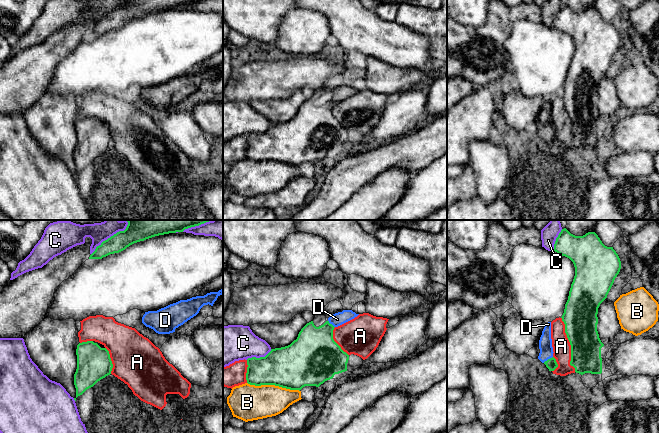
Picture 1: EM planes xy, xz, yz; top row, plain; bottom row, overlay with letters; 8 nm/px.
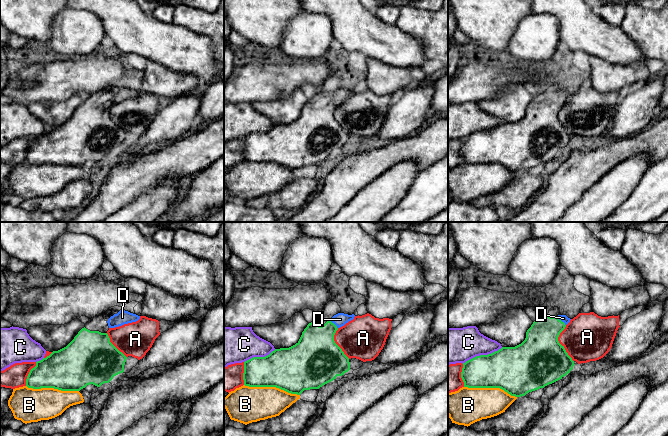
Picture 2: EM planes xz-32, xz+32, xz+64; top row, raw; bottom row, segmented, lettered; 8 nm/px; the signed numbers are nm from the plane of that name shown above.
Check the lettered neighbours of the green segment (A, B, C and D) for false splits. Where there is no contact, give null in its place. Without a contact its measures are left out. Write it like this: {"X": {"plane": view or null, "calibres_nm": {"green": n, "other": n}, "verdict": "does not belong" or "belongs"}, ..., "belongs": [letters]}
{"A": {"plane": "yz", "calibres_nm": {"green": 280, "other": 140}, "verdict": "does not belong"}, "B": {"plane": "xz", "calibres_nm": {"green": 360, "other": 280}, "verdict": "does not belong"}, "C": {"plane": "xy", "calibres_nm": {"green": 220, "other": 160}, "verdict": "does not belong"}, "D": {"plane": "yz", "calibres_nm": {"green": 90, "other": 110}, "verdict": "belongs"}, "belongs": ["D"]}

